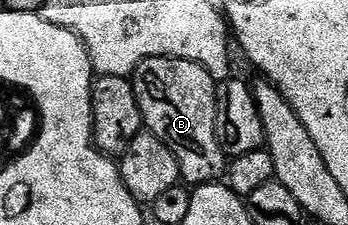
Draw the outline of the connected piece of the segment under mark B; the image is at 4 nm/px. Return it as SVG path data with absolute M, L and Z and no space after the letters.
M158 56L139 63L133 73L133 83L146 131L161 138L161 142L165 142L165 146L169 146L169 150L173 150L179 163L180 177L191 186L222 181L227 171L229 157L223 151L223 147L219 145L215 129L216 80L200 64L194 64L188 60L178 60L172 56Z

